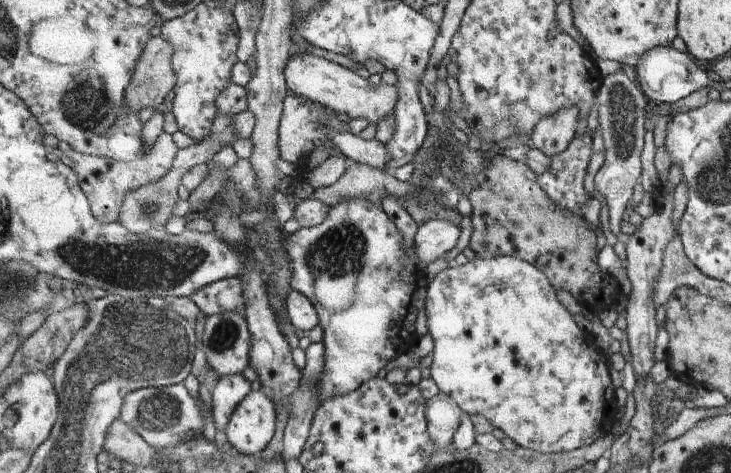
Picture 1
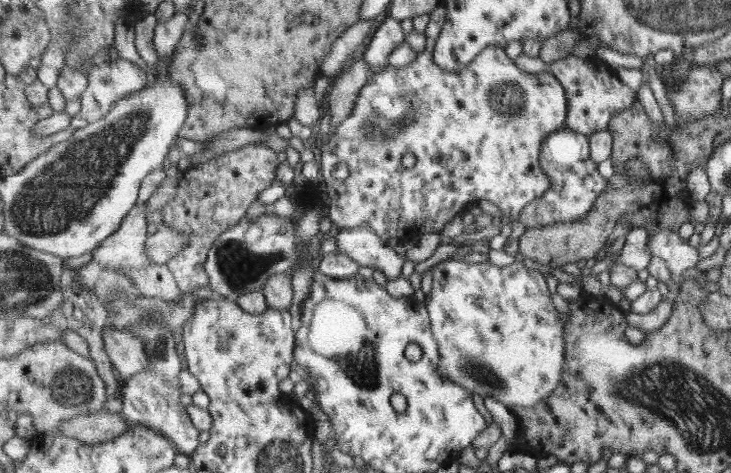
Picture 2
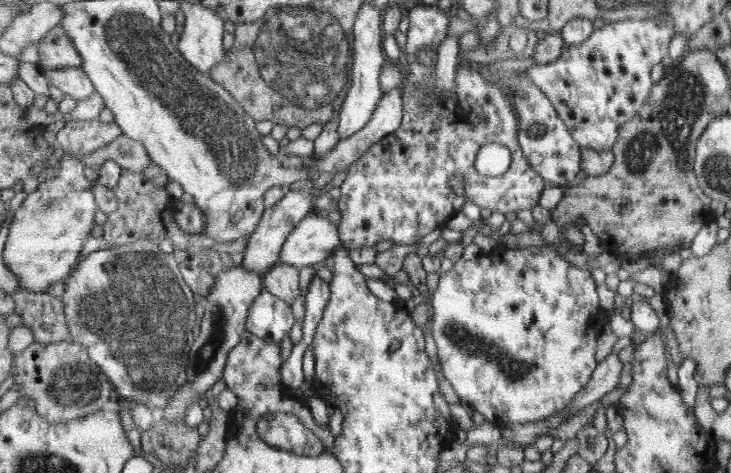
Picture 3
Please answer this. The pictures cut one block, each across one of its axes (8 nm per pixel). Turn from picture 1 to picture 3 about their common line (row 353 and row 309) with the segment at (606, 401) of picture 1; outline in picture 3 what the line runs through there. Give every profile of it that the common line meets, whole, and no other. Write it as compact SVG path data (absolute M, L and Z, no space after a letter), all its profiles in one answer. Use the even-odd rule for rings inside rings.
M547 245L542 248L534 246L523 250L504 250L498 246L488 256L476 260L459 259L453 265L451 270L440 274L436 291L431 294L433 308L431 331L436 343L438 363L442 373L461 402L469 404L481 412L486 419L492 419L499 425L510 423L524 425L529 422L545 421L545 419L553 417L555 413L565 413L567 405L571 401L575 401L577 393L581 393L585 389L591 380L591 374L600 364L595 360L595 348L597 348L597 337L607 322L604 319L606 312L600 307L597 284L595 284L591 272L574 267L565 258L561 258L553 247Z

